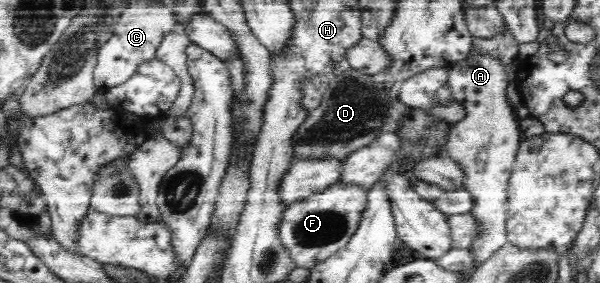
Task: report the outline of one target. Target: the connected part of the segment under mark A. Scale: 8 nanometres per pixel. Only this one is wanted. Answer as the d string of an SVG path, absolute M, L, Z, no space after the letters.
M472 51L466 58L452 64L449 77L453 96L460 105L465 107L467 114L462 120L453 124L449 140L439 155L451 157L464 168L463 186L475 197L475 204L471 212L481 221L483 232L477 237L477 240L474 240L470 248L476 254L478 264L490 259L496 251L509 242L506 227L508 182L513 172L513 165L516 161L521 141L524 139L521 135L519 119L515 114L516 110L510 106L506 97L508 86L512 82L514 81L510 80L510 74L508 74L502 58L500 56L492 56L490 52Z

